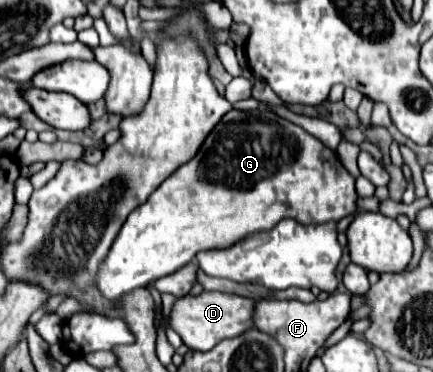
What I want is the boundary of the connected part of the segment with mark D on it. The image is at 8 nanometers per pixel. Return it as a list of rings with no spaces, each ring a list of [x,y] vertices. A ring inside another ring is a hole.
[[[204,291],[200,295],[184,295],[176,299],[168,325],[182,337],[184,345],[194,351],[210,351],[216,343],[222,339],[230,339],[236,335],[242,335],[252,323],[252,311],[254,311],[254,301],[240,297],[240,295],[230,295],[230,293],[218,293],[218,291]]]

